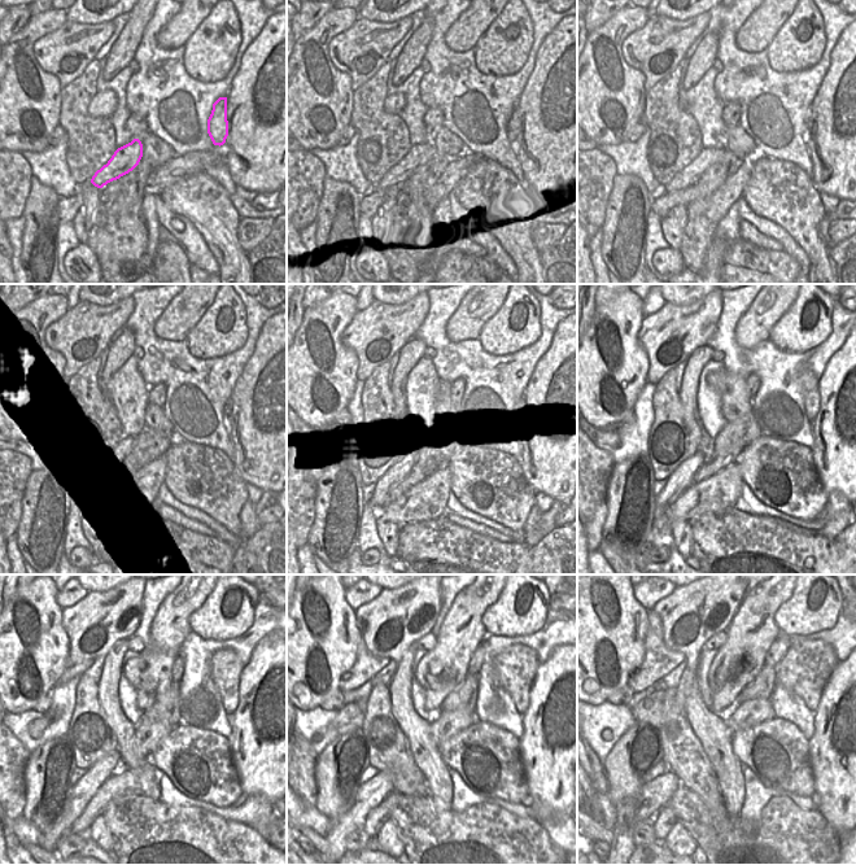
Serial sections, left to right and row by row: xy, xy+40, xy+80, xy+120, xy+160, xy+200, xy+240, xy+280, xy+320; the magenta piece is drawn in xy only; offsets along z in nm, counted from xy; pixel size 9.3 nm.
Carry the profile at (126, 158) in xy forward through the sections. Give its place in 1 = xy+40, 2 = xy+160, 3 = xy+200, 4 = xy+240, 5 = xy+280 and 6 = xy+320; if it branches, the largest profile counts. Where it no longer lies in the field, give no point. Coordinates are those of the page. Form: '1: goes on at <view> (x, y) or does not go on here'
1: goes on at xy+40 (419, 154)
2: goes on at xy+160 (394, 471)
3: goes on at xy+200 (682, 476)
4: goes on at xy+240 (87, 786)
5: goes on at xy+280 (374, 791)
6: goes on at xy+320 (655, 794)

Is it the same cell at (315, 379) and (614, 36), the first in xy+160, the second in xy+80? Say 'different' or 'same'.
same

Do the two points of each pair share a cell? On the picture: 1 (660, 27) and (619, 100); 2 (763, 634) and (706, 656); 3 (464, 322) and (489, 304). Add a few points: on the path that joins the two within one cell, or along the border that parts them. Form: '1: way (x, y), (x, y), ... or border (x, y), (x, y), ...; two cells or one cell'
1: border (623, 42), (621, 57), (643, 74), (646, 91); two cells
2: border (717, 651), (708, 669), (708, 682); two cells
3: way (471, 315), (483, 304); one cell

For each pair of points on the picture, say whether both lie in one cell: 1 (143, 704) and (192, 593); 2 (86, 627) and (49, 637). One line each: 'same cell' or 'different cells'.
1: same cell
2: different cells

